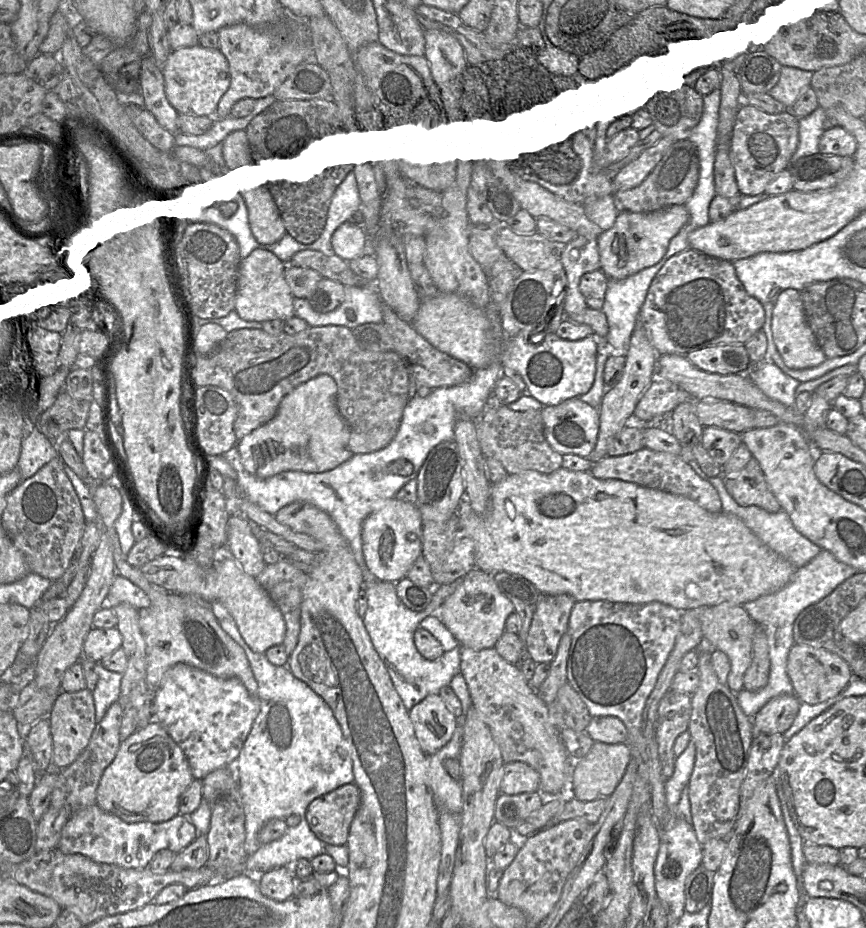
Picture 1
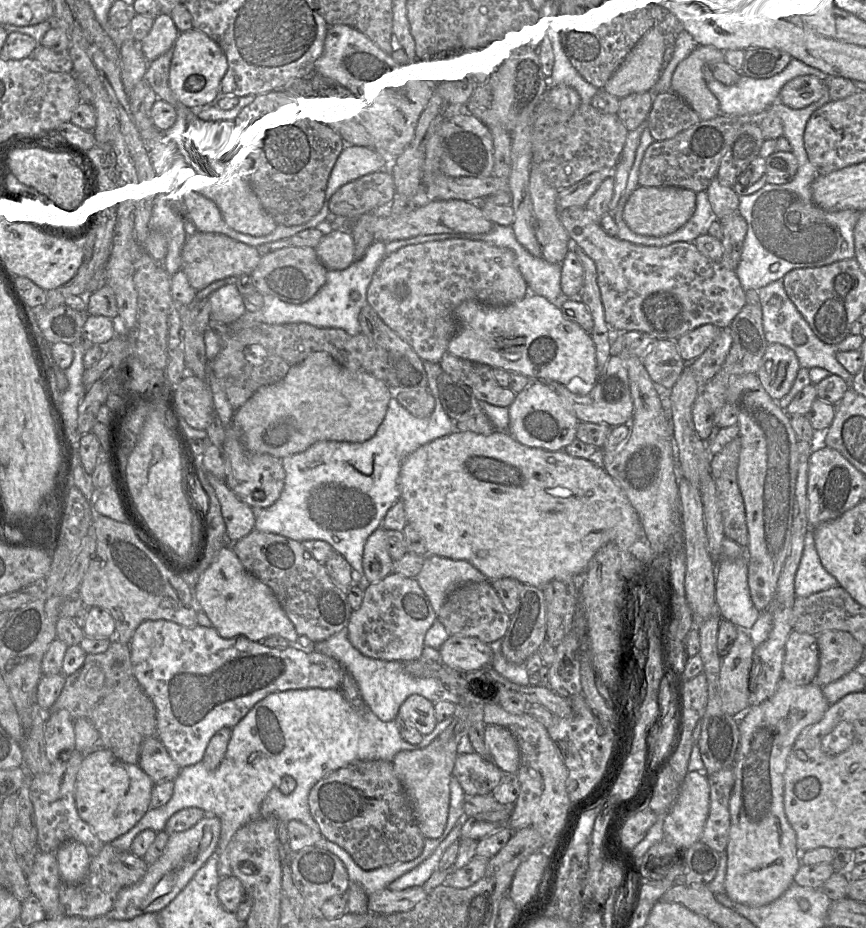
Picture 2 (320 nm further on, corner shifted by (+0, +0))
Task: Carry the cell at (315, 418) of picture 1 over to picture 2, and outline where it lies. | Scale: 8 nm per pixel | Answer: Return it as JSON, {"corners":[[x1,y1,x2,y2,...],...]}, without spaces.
{"corners":[[314,352,291,367,280,381,260,387,234,412,233,424,241,431,241,440,248,450,269,454,281,460,303,452,320,441,368,441,383,422,392,394,384,381,363,371,347,369,326,352]]}

